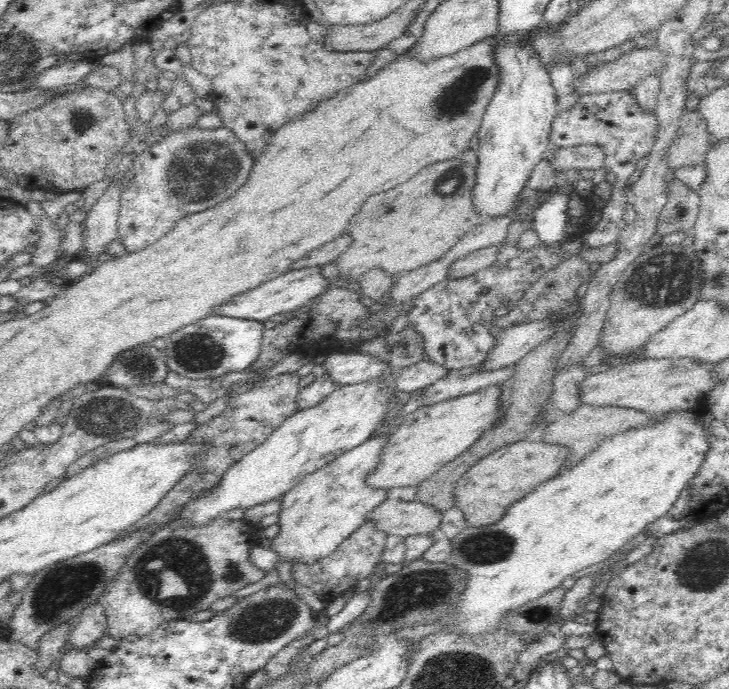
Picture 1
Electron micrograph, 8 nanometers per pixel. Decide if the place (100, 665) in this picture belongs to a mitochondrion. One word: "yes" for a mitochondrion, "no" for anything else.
no

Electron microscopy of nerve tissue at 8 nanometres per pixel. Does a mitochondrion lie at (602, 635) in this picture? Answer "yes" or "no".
no

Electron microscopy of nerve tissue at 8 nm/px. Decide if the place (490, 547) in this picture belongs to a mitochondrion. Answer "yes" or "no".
yes

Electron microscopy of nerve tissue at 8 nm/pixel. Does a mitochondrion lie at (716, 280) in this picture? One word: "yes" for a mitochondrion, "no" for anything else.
yes

